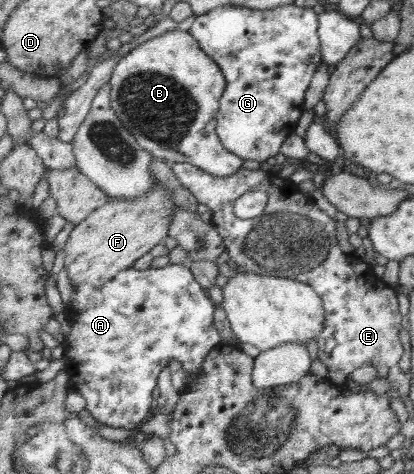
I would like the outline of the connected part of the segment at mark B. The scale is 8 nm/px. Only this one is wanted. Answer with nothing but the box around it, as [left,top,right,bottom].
[110,28,244,178]

